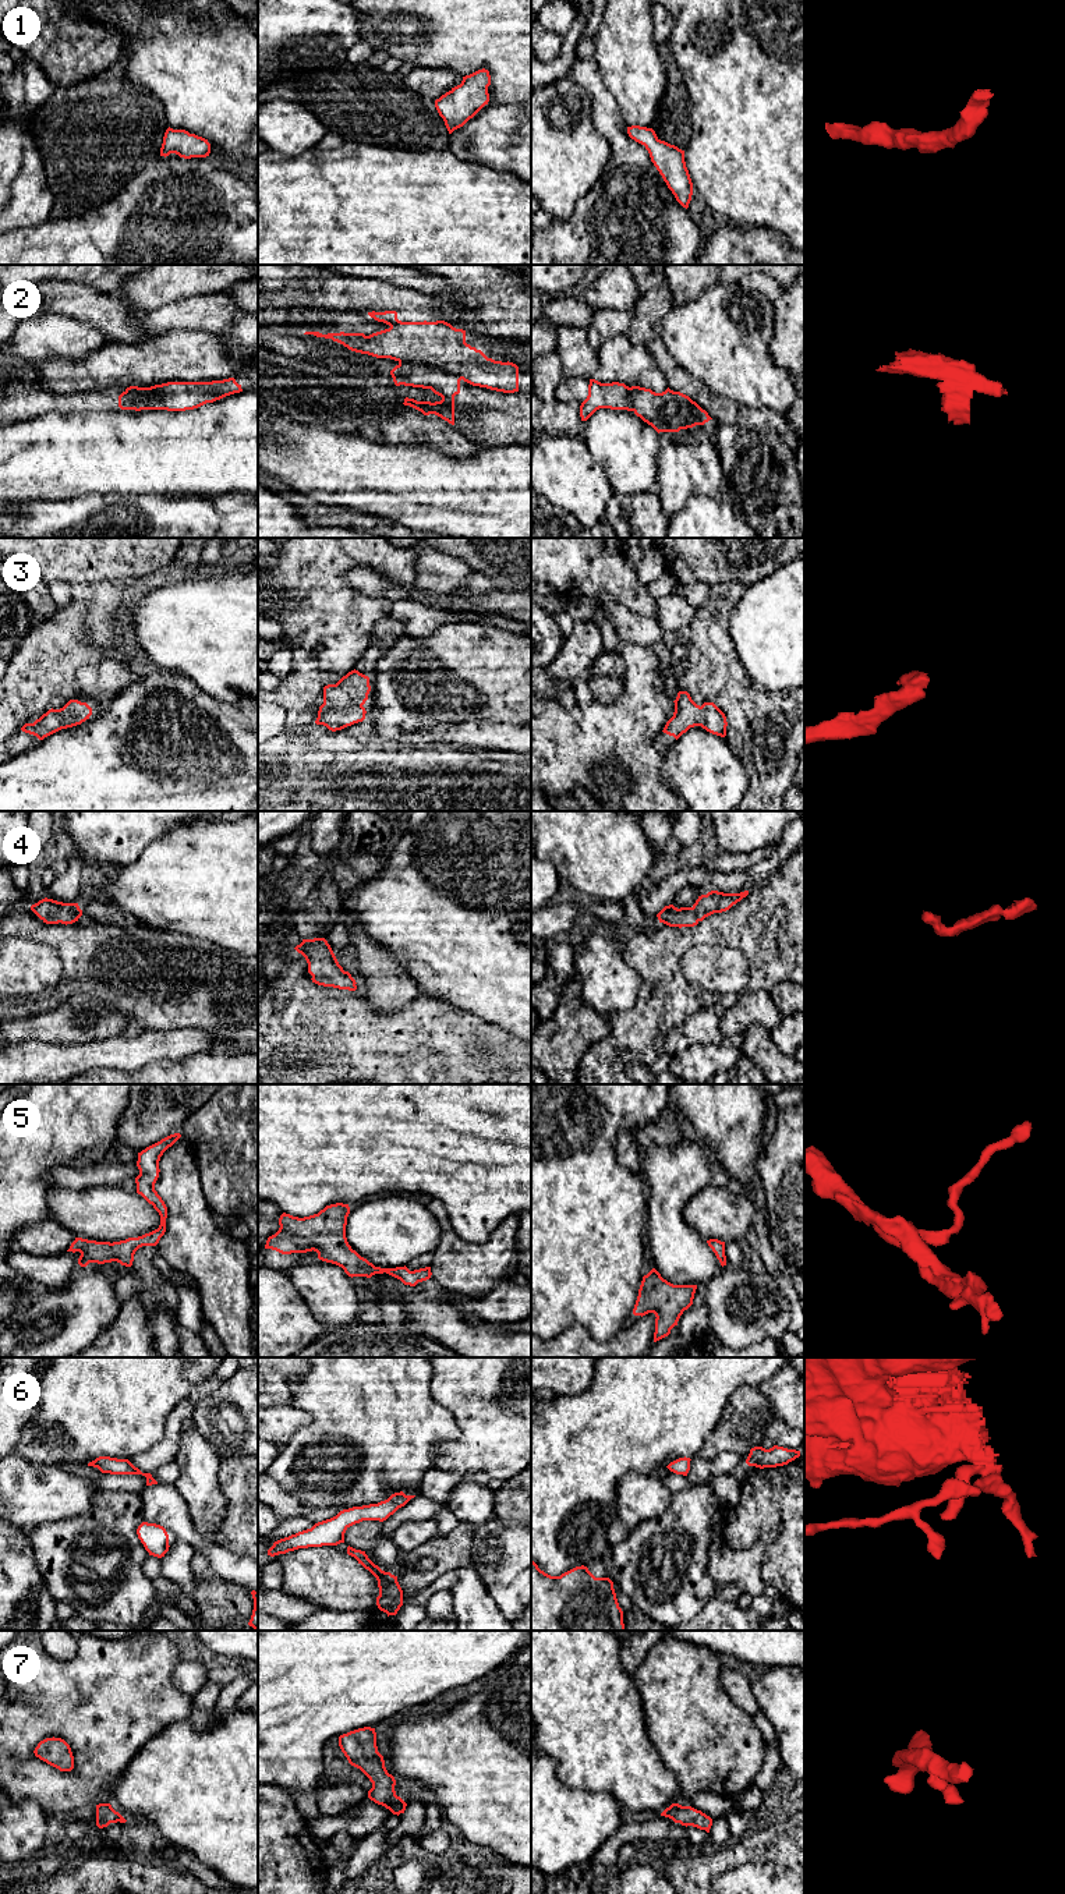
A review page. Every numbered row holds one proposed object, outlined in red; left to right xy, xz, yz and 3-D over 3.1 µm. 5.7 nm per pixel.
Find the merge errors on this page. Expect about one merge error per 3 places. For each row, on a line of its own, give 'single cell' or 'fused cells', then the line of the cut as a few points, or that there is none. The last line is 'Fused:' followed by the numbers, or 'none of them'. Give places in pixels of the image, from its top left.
1: single cell; no cut
2: fused cells; cut in xz along (399, 361), (435, 365), (455, 372), (460, 379)
3: single cell; no cut
4: single cell; no cut
5: single cell; no cut
6: single cell; no cut
7: single cell; no cut
Fused: 2

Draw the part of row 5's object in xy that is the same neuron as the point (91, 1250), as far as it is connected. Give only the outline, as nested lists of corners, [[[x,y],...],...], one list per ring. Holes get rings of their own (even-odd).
[[[180,1133],[170,1134],[160,1141],[146,1147],[138,1153],[137,1167],[139,1175],[135,1178],[137,1193],[141,1194],[160,1215],[160,1225],[158,1229],[138,1238],[128,1238],[120,1242],[96,1242],[82,1238],[75,1238],[67,1252],[79,1252],[78,1264],[86,1267],[89,1263],[112,1263],[117,1261],[121,1265],[131,1267],[135,1252],[142,1246],[156,1246],[166,1232],[167,1207],[162,1197],[155,1190],[155,1183],[159,1178],[159,1161],[163,1153],[171,1147],[178,1139]]]

